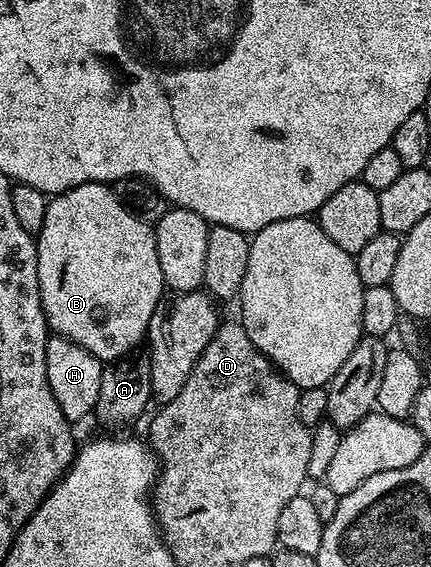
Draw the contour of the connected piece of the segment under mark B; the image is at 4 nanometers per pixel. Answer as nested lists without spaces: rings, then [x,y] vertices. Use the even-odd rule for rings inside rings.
[[[87,183],[78,185],[74,189],[64,191],[60,195],[51,196],[46,209],[46,221],[42,221],[40,234],[35,236],[36,252],[38,253],[38,289],[42,297],[42,309],[49,328],[55,334],[74,341],[74,345],[82,345],[94,357],[101,361],[120,361],[128,355],[136,346],[145,342],[150,325],[150,317],[154,317],[154,309],[158,301],[166,294],[164,278],[162,277],[162,265],[158,265],[158,245],[156,244],[156,232],[153,224],[144,223],[134,213],[126,209],[124,202],[116,196],[115,190],[107,183]]]

